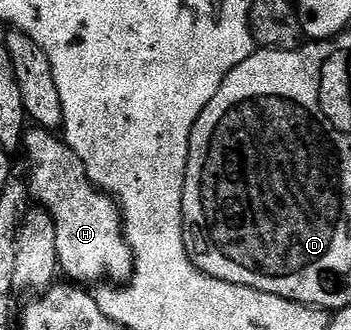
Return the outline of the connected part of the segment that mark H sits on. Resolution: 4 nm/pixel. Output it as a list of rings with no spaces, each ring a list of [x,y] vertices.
[[[32,126],[24,133],[23,147],[32,159],[30,192],[39,207],[54,218],[58,230],[60,272],[80,286],[99,285],[104,275],[112,282],[128,282],[132,278],[132,247],[124,237],[124,221],[119,204],[108,193],[100,191],[86,174],[84,163],[55,131]]]

